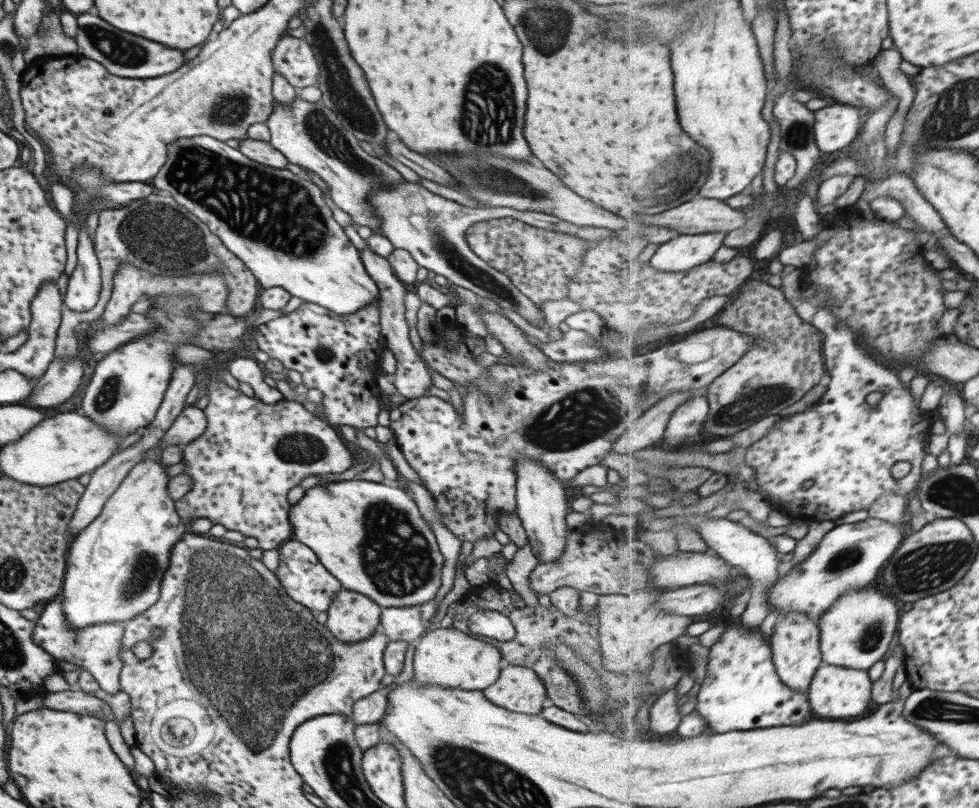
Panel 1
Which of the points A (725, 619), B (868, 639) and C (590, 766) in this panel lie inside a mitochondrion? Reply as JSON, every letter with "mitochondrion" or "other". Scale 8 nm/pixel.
{"A":"other","B":"mitochondrion","C":"other"}

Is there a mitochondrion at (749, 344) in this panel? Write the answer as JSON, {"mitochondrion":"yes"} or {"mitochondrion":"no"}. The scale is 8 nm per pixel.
{"mitochondrion":"no"}

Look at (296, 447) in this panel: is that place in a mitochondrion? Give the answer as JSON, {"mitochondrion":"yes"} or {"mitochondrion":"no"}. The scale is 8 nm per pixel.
{"mitochondrion":"yes"}

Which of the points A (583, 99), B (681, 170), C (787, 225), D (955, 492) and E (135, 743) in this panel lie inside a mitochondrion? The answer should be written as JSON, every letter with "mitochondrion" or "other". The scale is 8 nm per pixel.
{"A":"other","B":"mitochondrion","C":"other","D":"mitochondrion","E":"other"}

